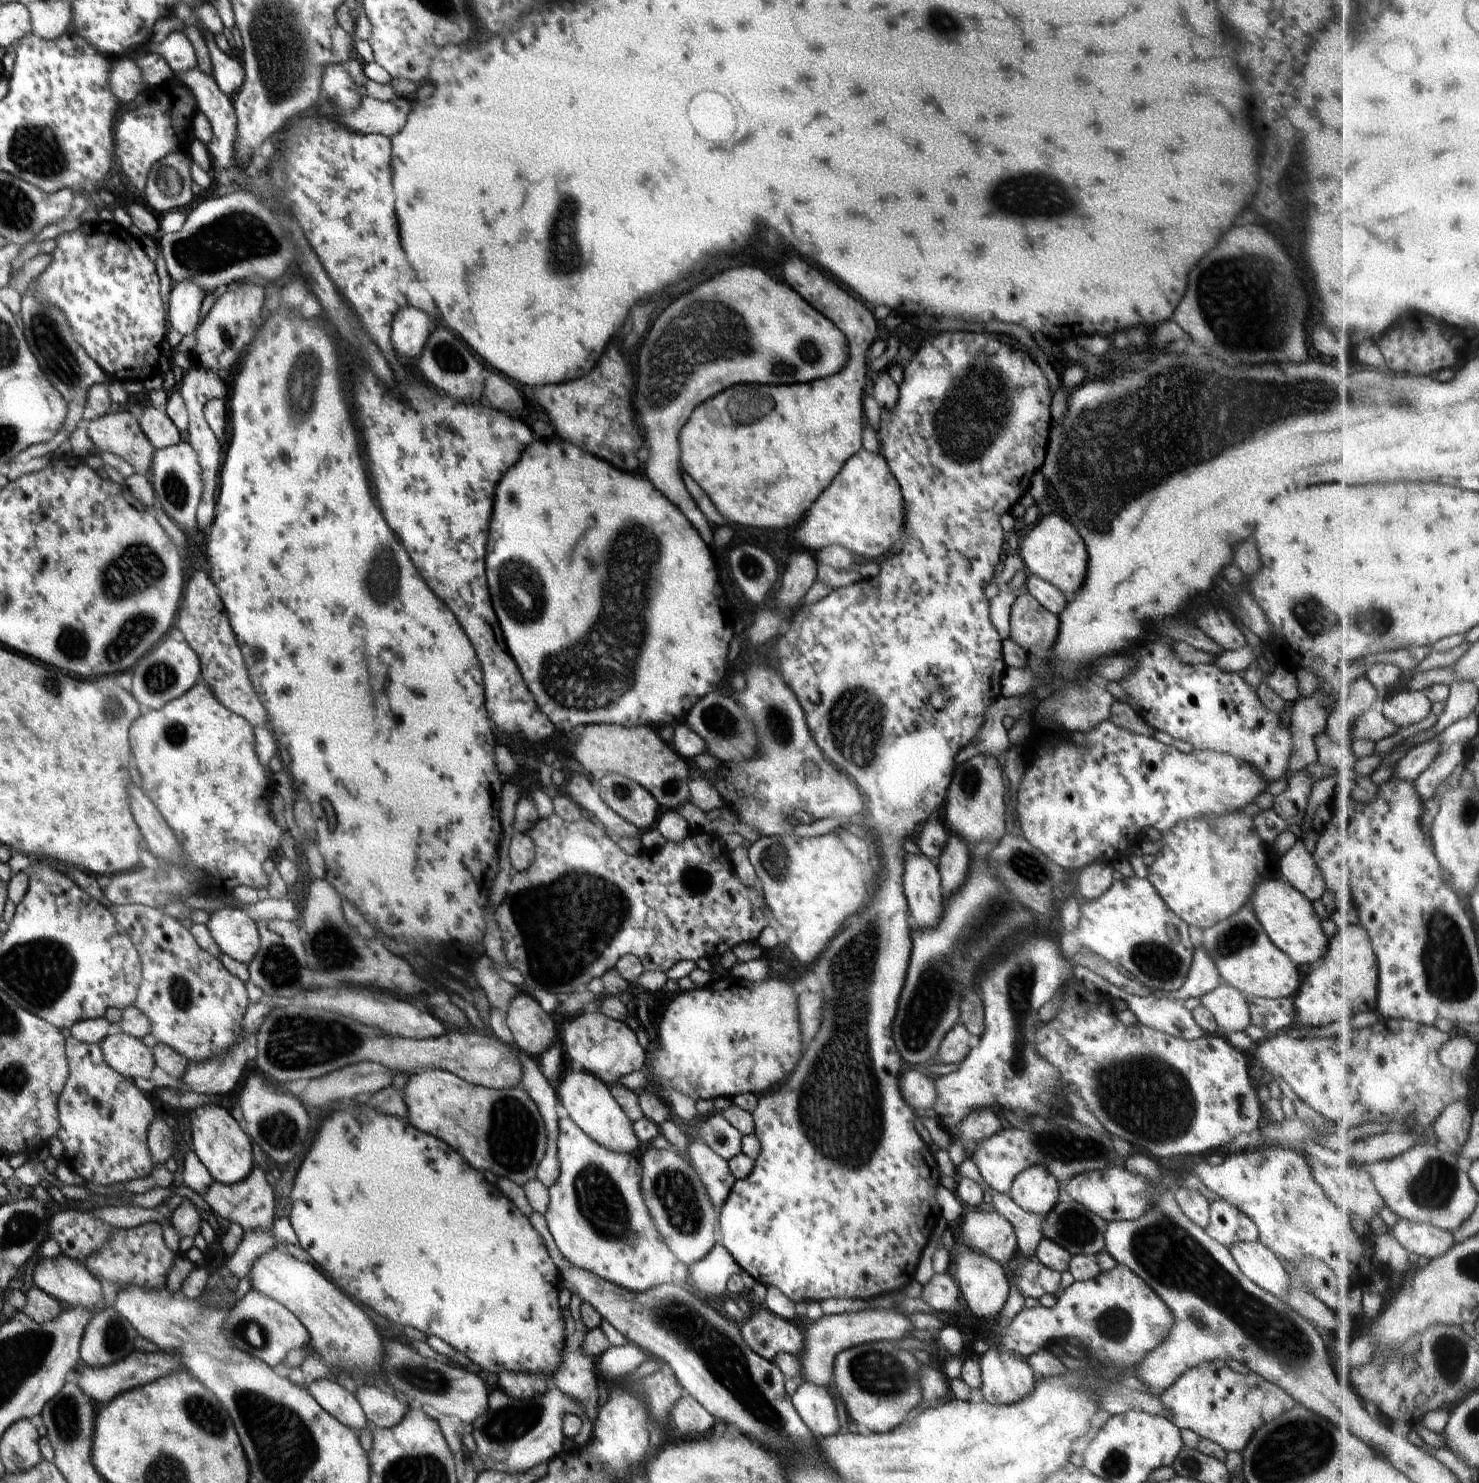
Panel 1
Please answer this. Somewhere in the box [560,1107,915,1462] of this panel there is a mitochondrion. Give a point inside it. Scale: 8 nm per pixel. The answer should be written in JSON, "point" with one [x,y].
{"point":[711,1348]}

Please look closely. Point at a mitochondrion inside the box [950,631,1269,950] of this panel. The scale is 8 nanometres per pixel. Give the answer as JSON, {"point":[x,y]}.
{"point":[1024,866]}

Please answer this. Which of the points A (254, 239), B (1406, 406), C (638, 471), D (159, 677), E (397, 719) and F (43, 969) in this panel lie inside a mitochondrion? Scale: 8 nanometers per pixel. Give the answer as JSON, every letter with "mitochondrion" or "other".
{"A":"mitochondrion","B":"mitochondrion","C":"other","D":"mitochondrion","E":"other","F":"mitochondrion"}

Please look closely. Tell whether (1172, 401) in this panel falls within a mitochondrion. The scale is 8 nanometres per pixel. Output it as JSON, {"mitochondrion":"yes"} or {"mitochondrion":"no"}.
{"mitochondrion":"yes"}

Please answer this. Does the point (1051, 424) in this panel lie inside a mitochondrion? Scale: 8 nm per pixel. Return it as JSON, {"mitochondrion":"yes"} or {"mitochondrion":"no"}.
{"mitochondrion":"no"}

